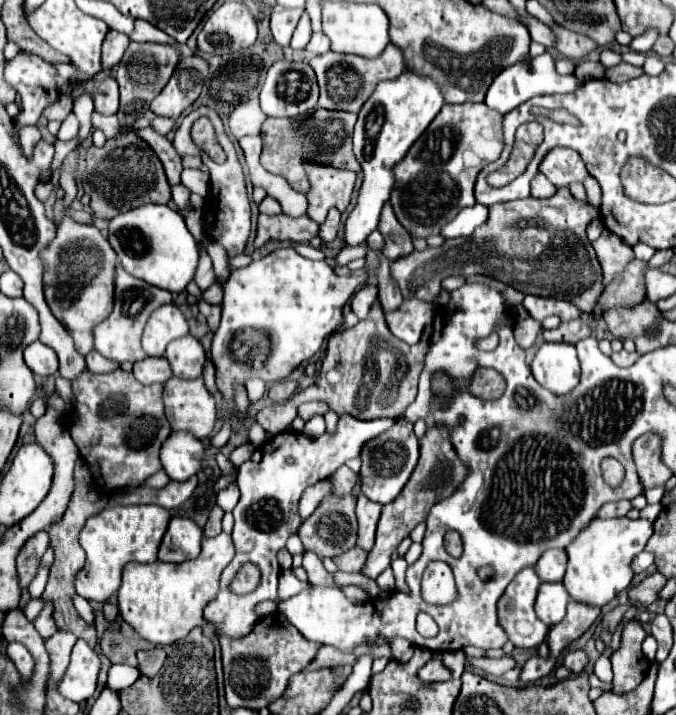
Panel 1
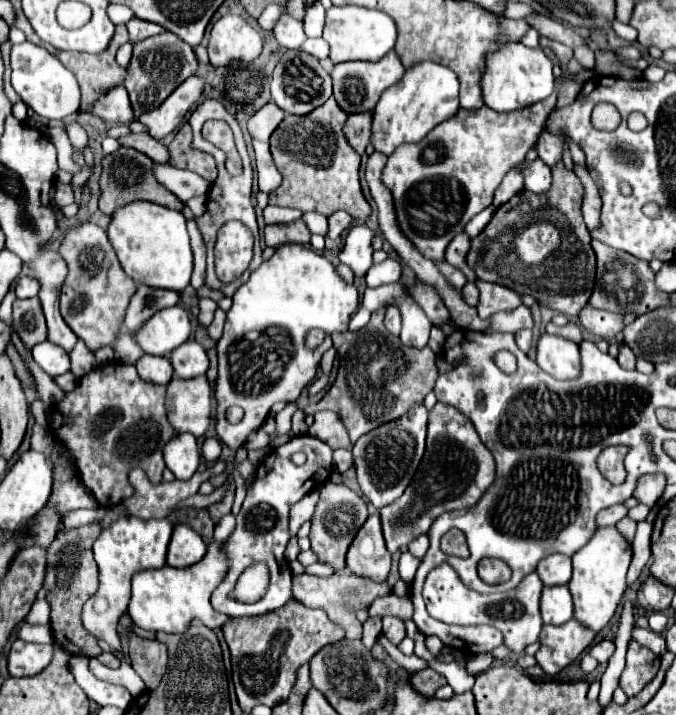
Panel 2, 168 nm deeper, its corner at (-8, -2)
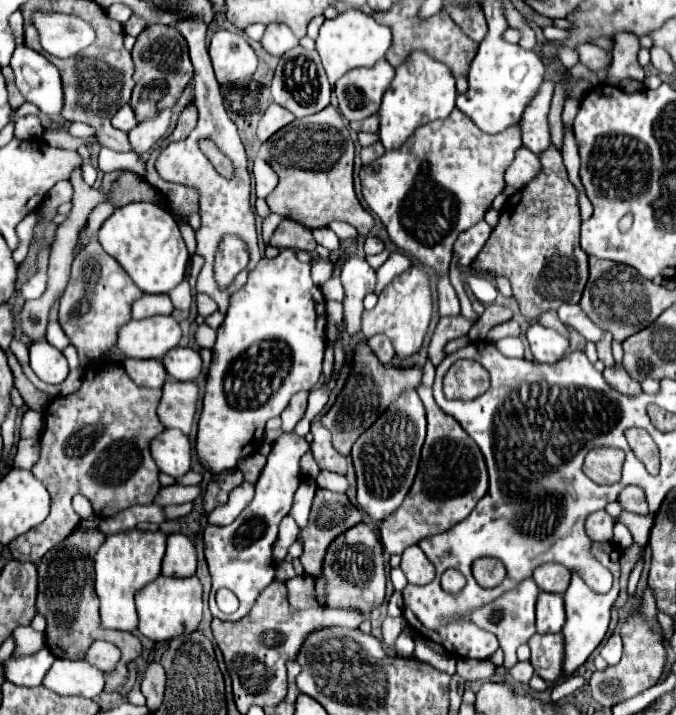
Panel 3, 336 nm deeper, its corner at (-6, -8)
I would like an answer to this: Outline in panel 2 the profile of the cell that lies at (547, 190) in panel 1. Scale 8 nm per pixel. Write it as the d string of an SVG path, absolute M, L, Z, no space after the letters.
M534 159L532 165L528 165L522 173L524 173L524 189L536 191L536 193L550 189L552 175L550 175L550 167L546 167L544 161Z

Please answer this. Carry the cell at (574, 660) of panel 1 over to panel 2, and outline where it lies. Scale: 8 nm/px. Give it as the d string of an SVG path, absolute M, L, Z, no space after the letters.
M604 639L604 641L598 641L596 645L592 645L592 649L590 649L590 655L592 655L592 657L598 661L598 663L606 663L606 661L612 657L614 649L616 649L614 641L610 641L610 639Z

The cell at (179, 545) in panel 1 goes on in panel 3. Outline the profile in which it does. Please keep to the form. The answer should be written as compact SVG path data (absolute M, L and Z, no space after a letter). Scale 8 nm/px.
M182 533L168 535L168 547L162 563L162 575L166 577L192 577L196 573L198 557L192 541Z

